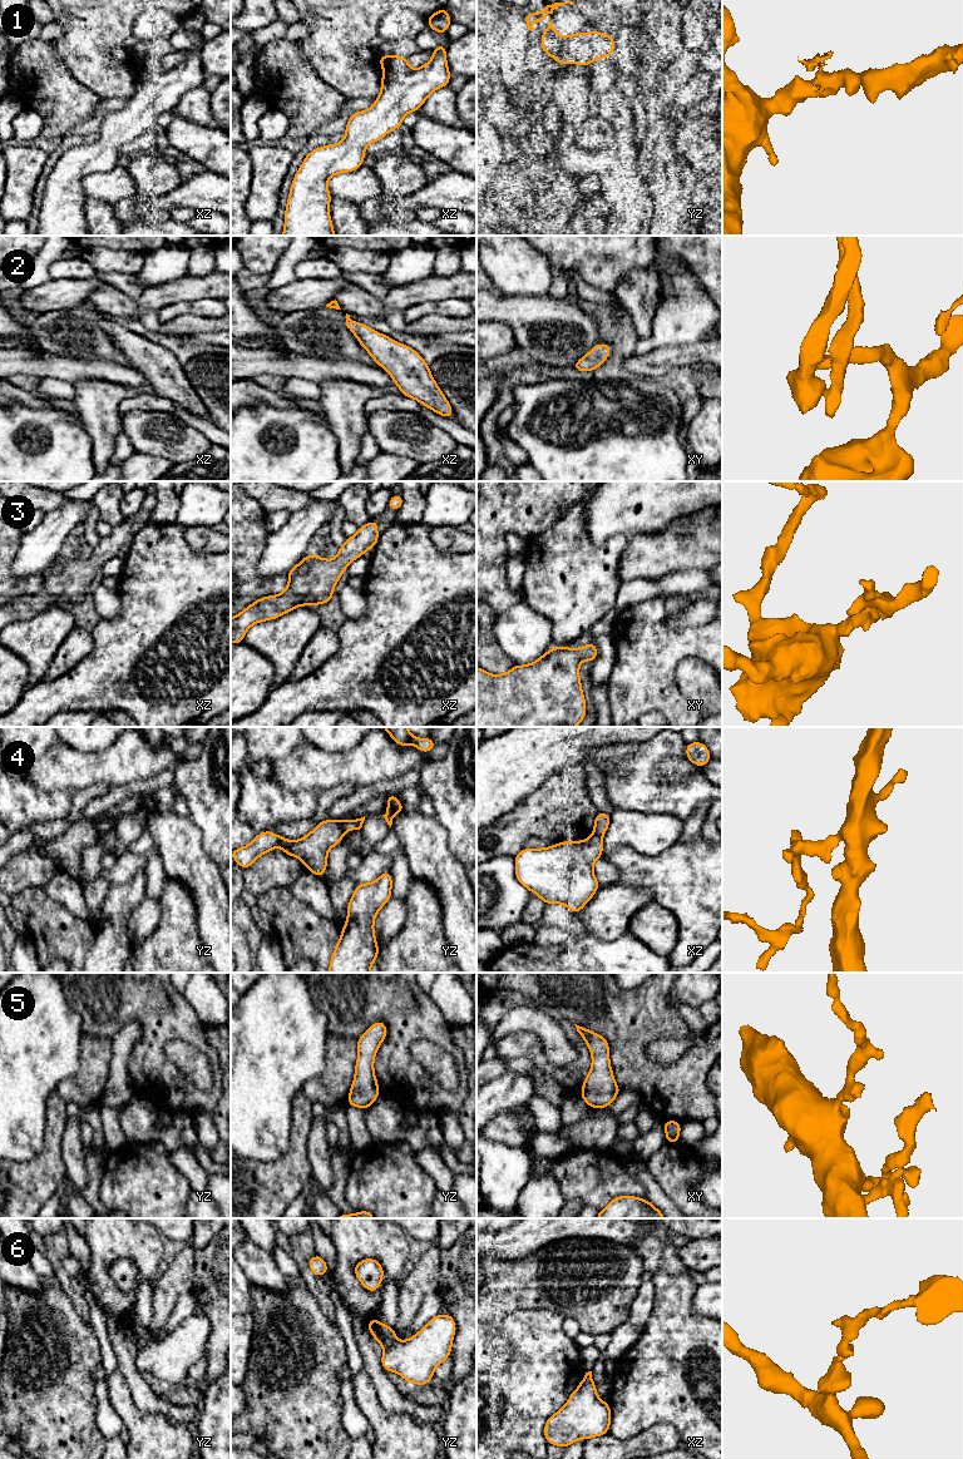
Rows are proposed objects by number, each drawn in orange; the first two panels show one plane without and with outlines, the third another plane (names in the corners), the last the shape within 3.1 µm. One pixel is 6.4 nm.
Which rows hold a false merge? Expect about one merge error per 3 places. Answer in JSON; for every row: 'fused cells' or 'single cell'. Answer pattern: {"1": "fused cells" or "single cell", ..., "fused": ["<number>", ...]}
{"1": "single cell", "2": "single cell", "3": "single cell", "4": "fused cells", "5": "single cell", "6": "fused cells", "fused": ["4", "6"]}

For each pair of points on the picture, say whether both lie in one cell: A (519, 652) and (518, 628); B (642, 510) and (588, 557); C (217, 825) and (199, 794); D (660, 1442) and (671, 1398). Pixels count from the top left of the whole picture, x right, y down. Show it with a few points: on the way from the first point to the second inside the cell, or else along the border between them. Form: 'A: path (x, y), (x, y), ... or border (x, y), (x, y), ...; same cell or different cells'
A: path (519, 646), (515, 638), (517, 634); same cell
B: border (586, 524), (597, 544), (630, 537); different cells
C: path (217, 817), (217, 811), (207, 801); same cell
D: border (673, 1425), (655, 1424), (637, 1434); different cells

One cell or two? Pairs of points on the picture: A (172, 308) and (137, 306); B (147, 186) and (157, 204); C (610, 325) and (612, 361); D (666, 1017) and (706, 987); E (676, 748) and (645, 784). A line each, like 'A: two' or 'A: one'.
A: two
B: two
C: one
D: two
E: one

